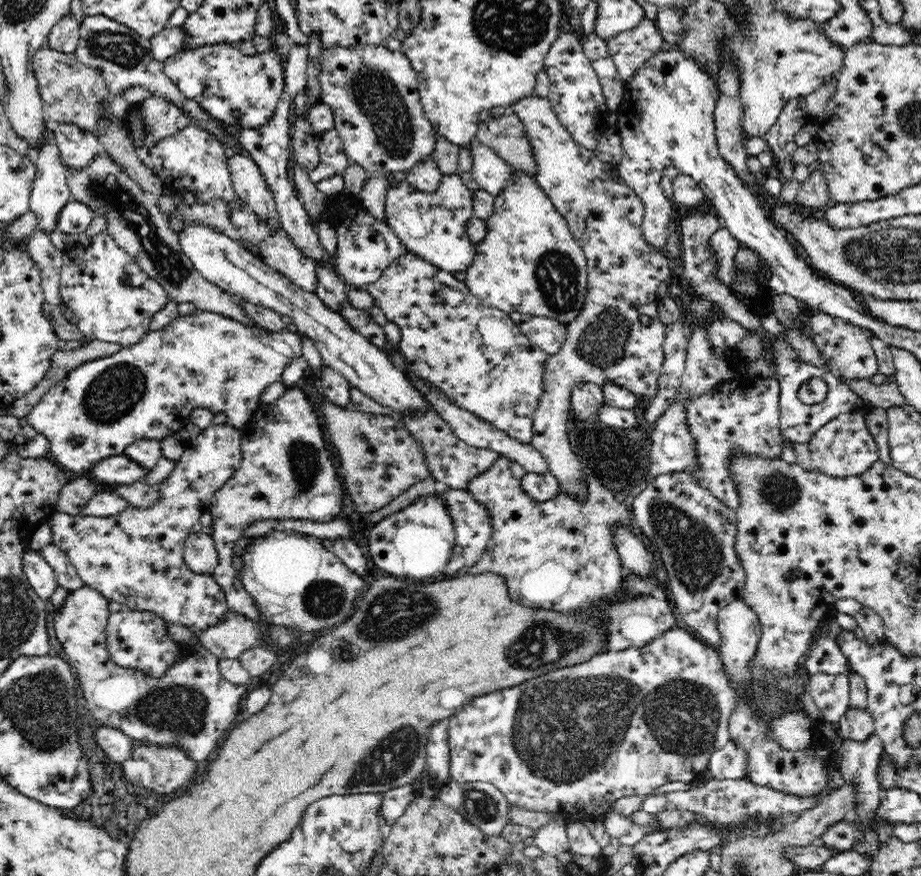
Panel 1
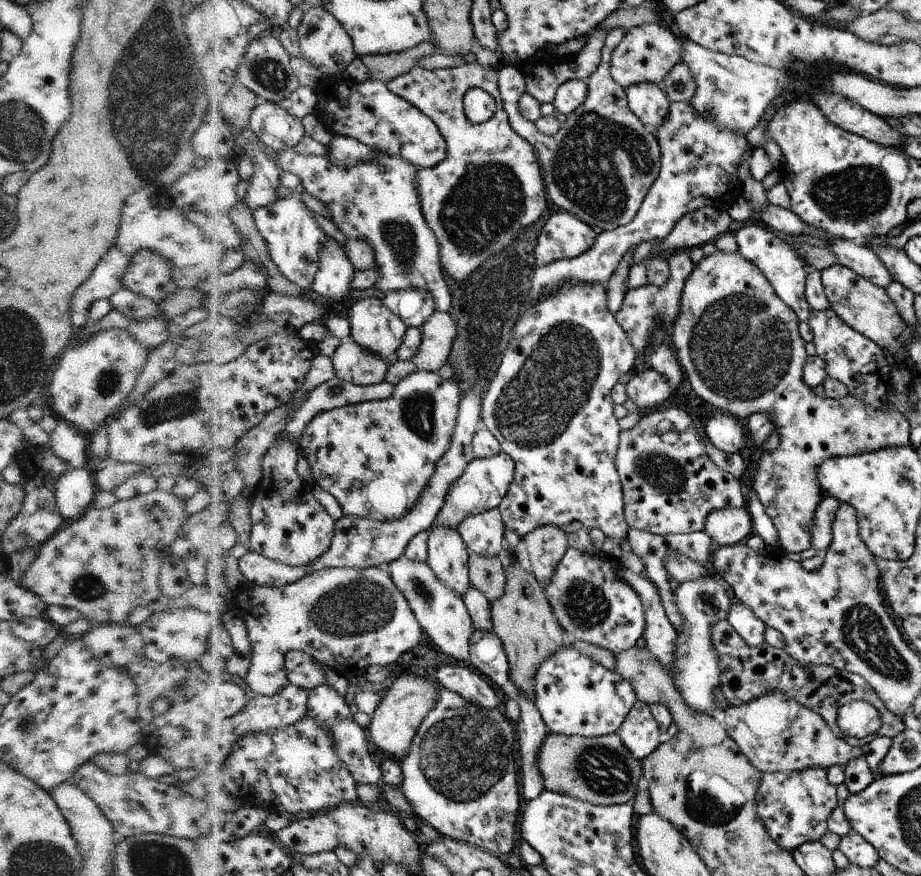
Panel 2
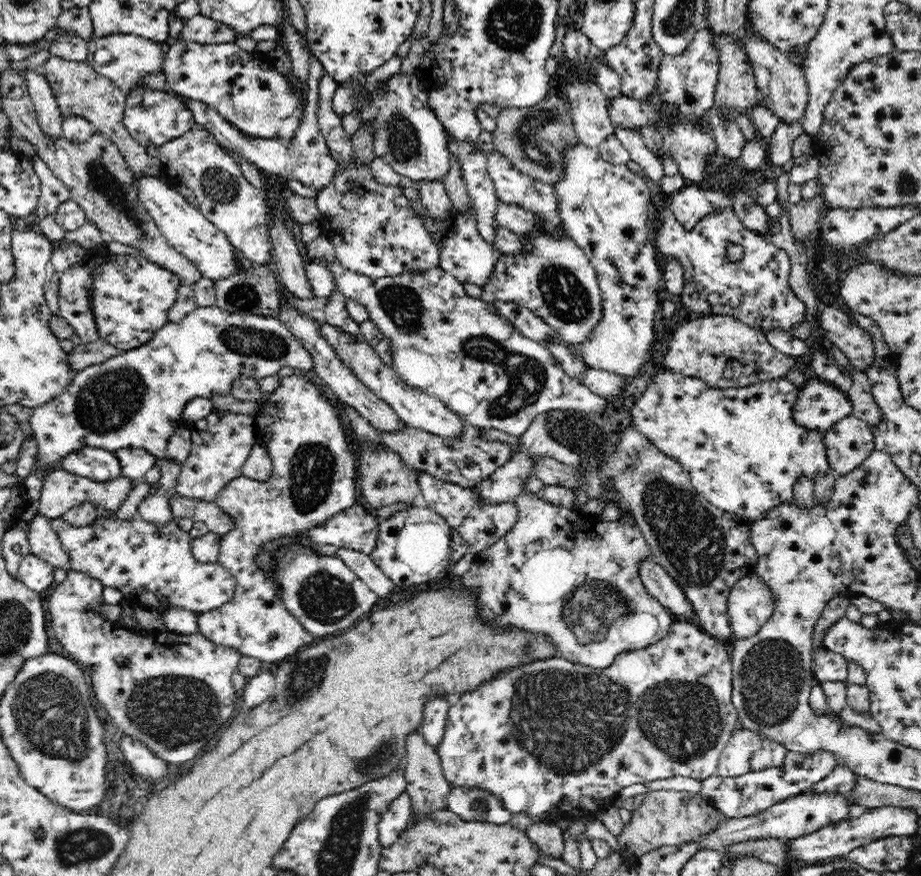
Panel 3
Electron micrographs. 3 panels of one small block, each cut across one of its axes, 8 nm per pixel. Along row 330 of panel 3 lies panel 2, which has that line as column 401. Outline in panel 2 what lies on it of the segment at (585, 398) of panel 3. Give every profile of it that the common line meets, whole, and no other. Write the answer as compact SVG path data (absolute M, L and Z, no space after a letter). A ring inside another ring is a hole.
M419 370L396 386L392 398L321 412L297 440L300 457L305 456L310 461L318 484L338 498L348 516L379 521L408 517L421 502L437 474L439 463L453 444L463 397L456 380L445 380L438 373Z

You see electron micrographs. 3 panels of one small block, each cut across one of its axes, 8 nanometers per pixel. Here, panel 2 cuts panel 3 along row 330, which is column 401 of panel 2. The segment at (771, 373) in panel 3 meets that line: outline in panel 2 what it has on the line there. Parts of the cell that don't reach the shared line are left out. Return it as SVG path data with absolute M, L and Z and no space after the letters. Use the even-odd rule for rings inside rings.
M405 673L396 679L388 688L388 692L377 708L369 727L375 747L385 751L392 760L399 763L404 761L413 752L413 744L421 726L425 724L425 720L437 708L441 700L439 686L442 686L440 682L427 676L417 676L414 673Z

